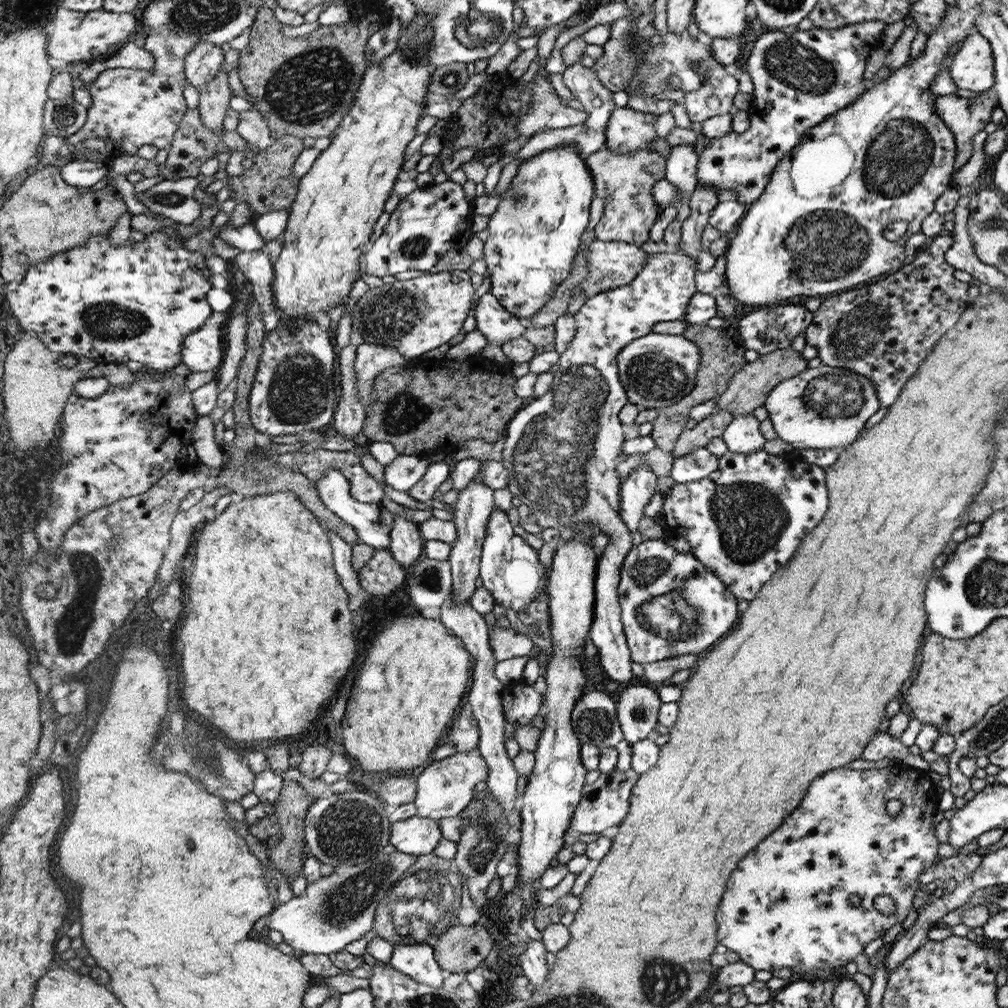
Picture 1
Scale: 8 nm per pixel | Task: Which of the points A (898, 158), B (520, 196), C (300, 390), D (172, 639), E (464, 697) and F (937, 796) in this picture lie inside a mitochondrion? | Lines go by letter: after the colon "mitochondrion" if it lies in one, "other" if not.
A: mitochondrion
B: mitochondrion
C: mitochondrion
D: other
E: other
F: other

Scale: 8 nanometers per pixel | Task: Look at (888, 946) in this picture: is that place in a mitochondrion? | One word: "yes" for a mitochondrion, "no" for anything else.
no

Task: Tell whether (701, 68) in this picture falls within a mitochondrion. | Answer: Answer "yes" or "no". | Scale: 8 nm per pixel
yes

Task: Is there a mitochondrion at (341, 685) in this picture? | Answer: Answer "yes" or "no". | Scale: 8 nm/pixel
no

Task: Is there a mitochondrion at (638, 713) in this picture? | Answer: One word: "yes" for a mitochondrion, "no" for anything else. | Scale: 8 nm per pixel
yes

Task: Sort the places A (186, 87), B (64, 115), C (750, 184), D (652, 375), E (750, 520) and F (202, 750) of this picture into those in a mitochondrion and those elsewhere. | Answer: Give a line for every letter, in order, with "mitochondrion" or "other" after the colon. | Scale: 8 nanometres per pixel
A: other
B: mitochondrion
C: other
D: mitochondrion
E: mitochondrion
F: mitochondrion

